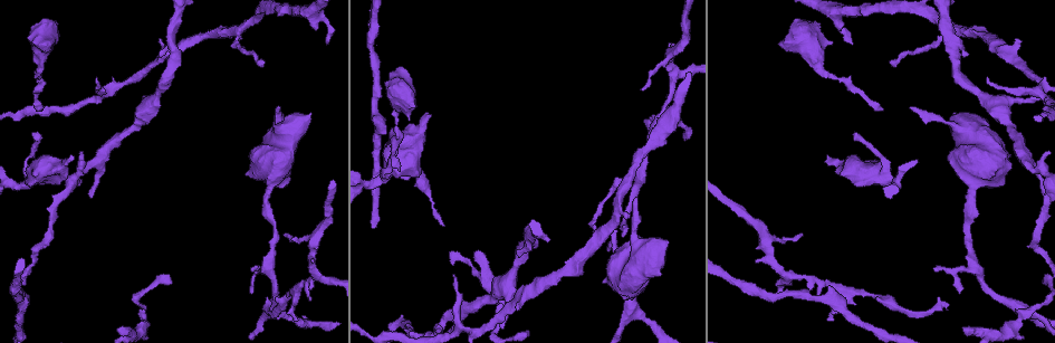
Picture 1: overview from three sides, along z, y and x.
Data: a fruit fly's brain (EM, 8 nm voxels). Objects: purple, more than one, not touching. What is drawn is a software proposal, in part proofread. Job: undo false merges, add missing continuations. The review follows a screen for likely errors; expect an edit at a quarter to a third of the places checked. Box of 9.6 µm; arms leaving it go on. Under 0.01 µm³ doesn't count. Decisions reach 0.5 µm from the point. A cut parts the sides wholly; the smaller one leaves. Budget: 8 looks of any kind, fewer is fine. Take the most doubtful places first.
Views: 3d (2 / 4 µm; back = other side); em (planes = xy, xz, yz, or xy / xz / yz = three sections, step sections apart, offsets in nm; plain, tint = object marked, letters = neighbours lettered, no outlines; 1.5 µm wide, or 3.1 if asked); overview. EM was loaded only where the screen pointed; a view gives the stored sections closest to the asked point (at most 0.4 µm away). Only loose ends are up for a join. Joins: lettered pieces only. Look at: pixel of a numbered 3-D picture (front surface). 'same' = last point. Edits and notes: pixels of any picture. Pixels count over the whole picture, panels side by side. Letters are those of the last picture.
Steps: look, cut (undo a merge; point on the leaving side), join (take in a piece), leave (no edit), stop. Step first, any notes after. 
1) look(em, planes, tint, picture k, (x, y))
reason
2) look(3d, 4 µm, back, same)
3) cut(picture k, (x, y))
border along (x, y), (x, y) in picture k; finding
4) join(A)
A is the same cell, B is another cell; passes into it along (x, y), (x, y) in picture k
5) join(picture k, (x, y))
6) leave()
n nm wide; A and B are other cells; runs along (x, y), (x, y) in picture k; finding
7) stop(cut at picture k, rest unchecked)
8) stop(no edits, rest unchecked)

look(em, xy, step 8, tint, picture 1, (826, 154))
thick end

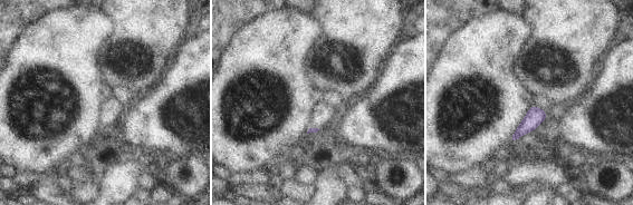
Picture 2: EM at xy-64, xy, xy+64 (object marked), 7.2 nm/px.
look(em, planes, letters, same)

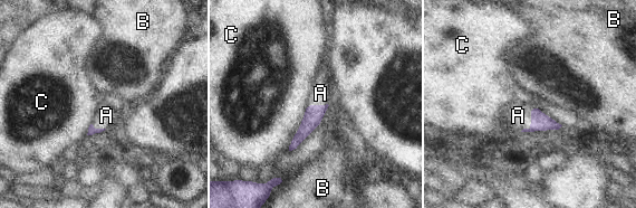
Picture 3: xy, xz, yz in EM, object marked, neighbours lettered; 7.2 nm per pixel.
join(A)
A is the same cell, B and C are other cells; passes into it along (539, 121), (531, 122), (518, 115) in picture 3; the neuron continues

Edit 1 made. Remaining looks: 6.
look(overview)
redraw

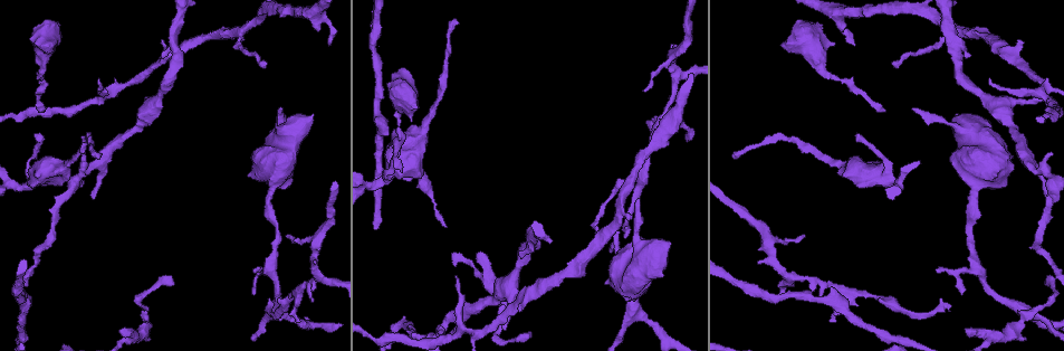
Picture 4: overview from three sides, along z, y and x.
look(em, planes, letters, picture 4, (162, 56))
an open end

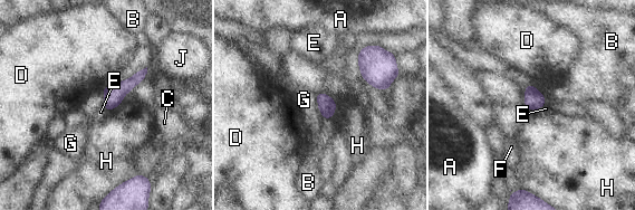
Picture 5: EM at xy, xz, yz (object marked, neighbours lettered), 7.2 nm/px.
leave()
H touches over 150 nm; A, B, C, D, E, F, G, H and J are other cells; border along (545, 105), (530, 112) in picture 5; none of them fits

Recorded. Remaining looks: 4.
look(em, planes, letters, picture 4, (281, 109))

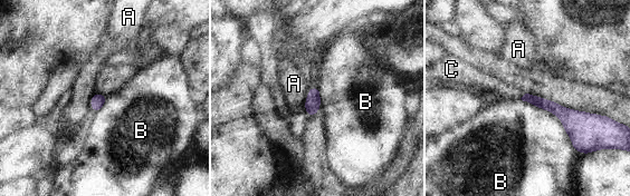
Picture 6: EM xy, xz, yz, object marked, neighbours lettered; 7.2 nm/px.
join(C)
C is the same cell, A and B are other cells; passes into it along (313, 101), (314, 87), (314, 69) in picture 6; the neuron continues

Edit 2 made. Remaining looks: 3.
look(em, planes, tint, picture 4, (734, 159))
thin end

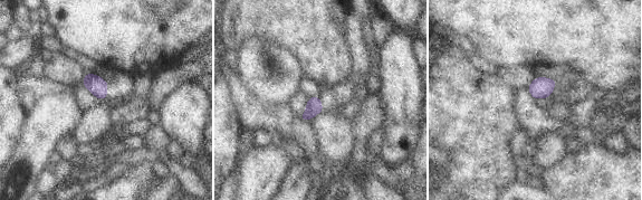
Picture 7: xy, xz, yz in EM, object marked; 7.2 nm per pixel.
look(em, planes, letters, same)

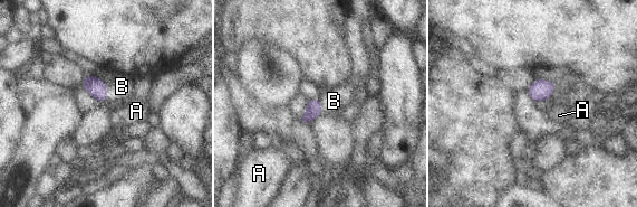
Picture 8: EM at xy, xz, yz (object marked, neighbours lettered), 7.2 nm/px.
join(B)
B is the same cell, A is another cell; it goes on there

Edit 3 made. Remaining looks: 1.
stop(join at picture 3, join at picture 6, join at picture 8, rest unchecked)

